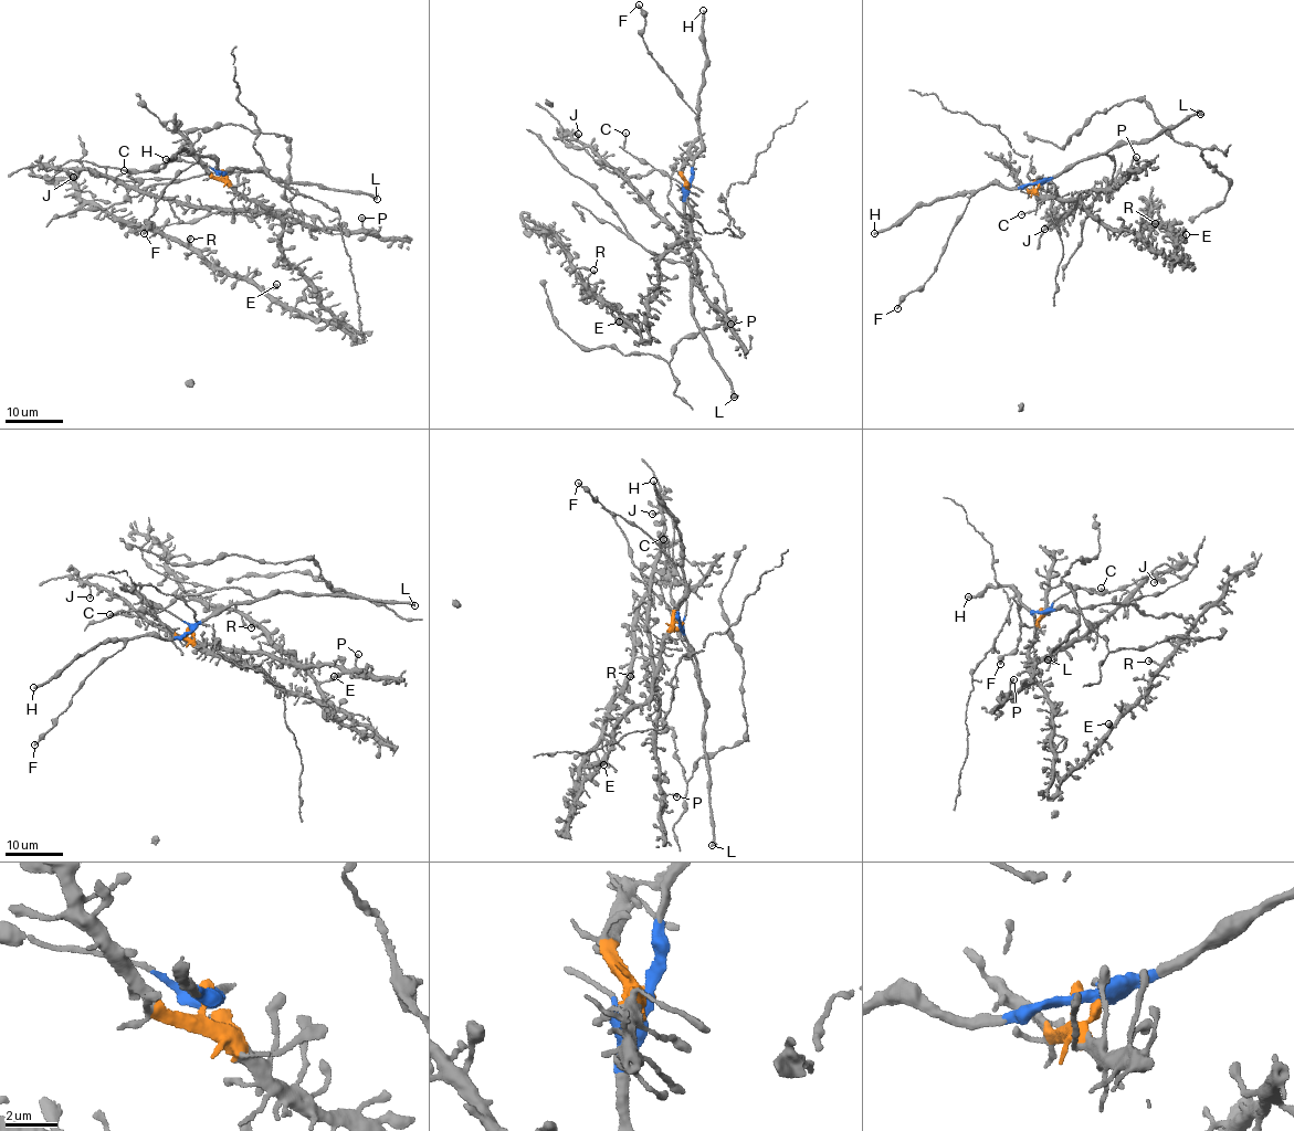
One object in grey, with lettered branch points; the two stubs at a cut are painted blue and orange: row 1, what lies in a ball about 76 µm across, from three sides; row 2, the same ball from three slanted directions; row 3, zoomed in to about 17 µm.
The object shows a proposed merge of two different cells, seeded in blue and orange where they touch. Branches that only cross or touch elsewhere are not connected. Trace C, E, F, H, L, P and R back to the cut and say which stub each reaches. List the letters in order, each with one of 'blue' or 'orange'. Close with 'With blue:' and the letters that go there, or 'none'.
C: blue
E: orange
F: blue
H: blue
L: blue
P: orange
R: orange
With blue: C, F, H, L

